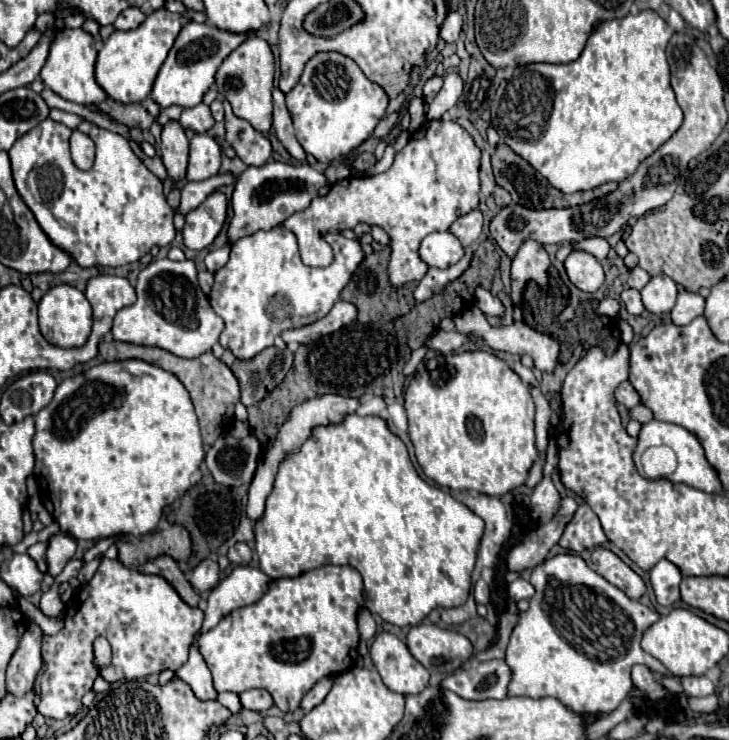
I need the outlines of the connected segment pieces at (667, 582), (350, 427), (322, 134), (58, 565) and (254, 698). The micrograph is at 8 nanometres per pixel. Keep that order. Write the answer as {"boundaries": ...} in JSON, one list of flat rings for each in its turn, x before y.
{"boundaries":[[[660,560,650,570,650,584,654,588,658,604,672,606,680,598,680,592,678,592,680,580,682,580,680,570,672,562,668,562,668,560]],[[350,414,344,422,340,422,336,426,318,426,312,434,312,438,308,438,304,442,300,452,282,462,282,466,276,474,274,490,266,500,264,516,254,526,260,570,266,576,270,576,270,578,294,578,294,576,300,576,308,570,320,568,320,566,328,566,328,564,336,564,336,566,346,564,348,566,350,564,352,568,356,568,362,574,366,608,372,614,378,614,384,622,390,622,396,626,416,626,436,608,456,608,456,606,462,606,466,602,466,598,470,594,470,576,472,576,472,570,476,564,476,552,478,552,482,532,484,532,484,522,480,522,480,518,476,518,476,514,472,514,472,510,468,510,462,502,454,500,450,494,442,492,440,488,428,486,418,476,404,442,388,430,388,426,382,418,358,416,358,414]],[[318,52,316,56,312,56,306,62,300,82,286,94,286,106,294,122,296,138,302,144,304,152,312,154,320,164,330,164,358,148,372,134,376,124,384,118,388,102,390,100,384,94,384,90,378,84,370,82,352,58,338,52]],[[52,534,48,540,48,550,46,550,46,562,48,562,48,572,52,576,60,574,66,562,76,554,76,540,68,534]],[[252,688,252,690,242,692,240,694,240,702,242,702,244,708,256,710,256,712,264,712,274,704,272,696,266,690,260,690,260,688]]]}

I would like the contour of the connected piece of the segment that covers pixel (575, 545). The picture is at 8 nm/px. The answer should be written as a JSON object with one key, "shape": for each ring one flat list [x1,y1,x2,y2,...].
{"shape":[[594,514,594,520,572,520,568,524,568,532,562,534,558,544,568,552,580,554,584,550,602,546,606,542,608,538,600,526,600,520]]}

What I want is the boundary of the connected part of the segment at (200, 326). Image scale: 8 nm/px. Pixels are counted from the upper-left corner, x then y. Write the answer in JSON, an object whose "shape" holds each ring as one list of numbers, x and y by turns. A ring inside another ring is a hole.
{"shape":[[170,258,150,262,136,282,138,300,122,308,114,318,112,336,120,342,164,348,180,358,198,358,208,352,224,330,224,320,214,314,208,296,198,284,198,272,192,260,174,262]]}

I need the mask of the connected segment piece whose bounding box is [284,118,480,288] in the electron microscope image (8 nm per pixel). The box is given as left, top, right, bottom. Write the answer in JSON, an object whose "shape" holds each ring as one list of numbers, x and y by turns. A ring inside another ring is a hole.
{"shape":[[450,118,426,120,410,136,410,142,406,144,406,148,402,148,396,154,390,170,386,170,382,174,366,176,366,178,346,178,346,180,336,182,328,190,326,196,314,198,306,210,296,212,290,218,286,218,284,226,296,234,298,244,300,244,302,262,306,266,320,266,320,268,332,264,330,262,330,246,322,240,324,232,340,232,344,228,354,228,358,222,376,224,376,226,384,228,386,234,390,236,390,248,392,248,390,262,388,262,388,280,394,288,402,288,406,282,422,280,428,272,428,264,424,260,420,260,420,254,418,254,422,238,430,232,448,230,456,218,468,214,470,210,474,210,479,205,480,178,478,178,478,170,480,170,480,150,474,144,472,136,458,122,454,122]]}

